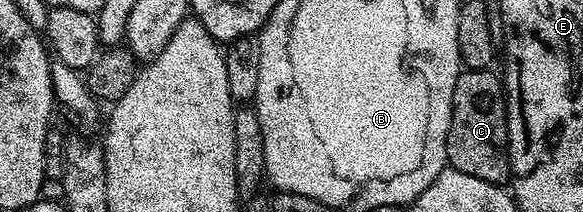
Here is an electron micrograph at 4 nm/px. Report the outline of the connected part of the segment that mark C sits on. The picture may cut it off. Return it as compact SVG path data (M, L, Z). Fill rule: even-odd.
M473 68L460 71L457 86L453 86L453 110L447 135L447 162L461 174L473 174L481 182L493 182L503 186L511 179L511 163L507 157L507 94L502 79L494 71Z

